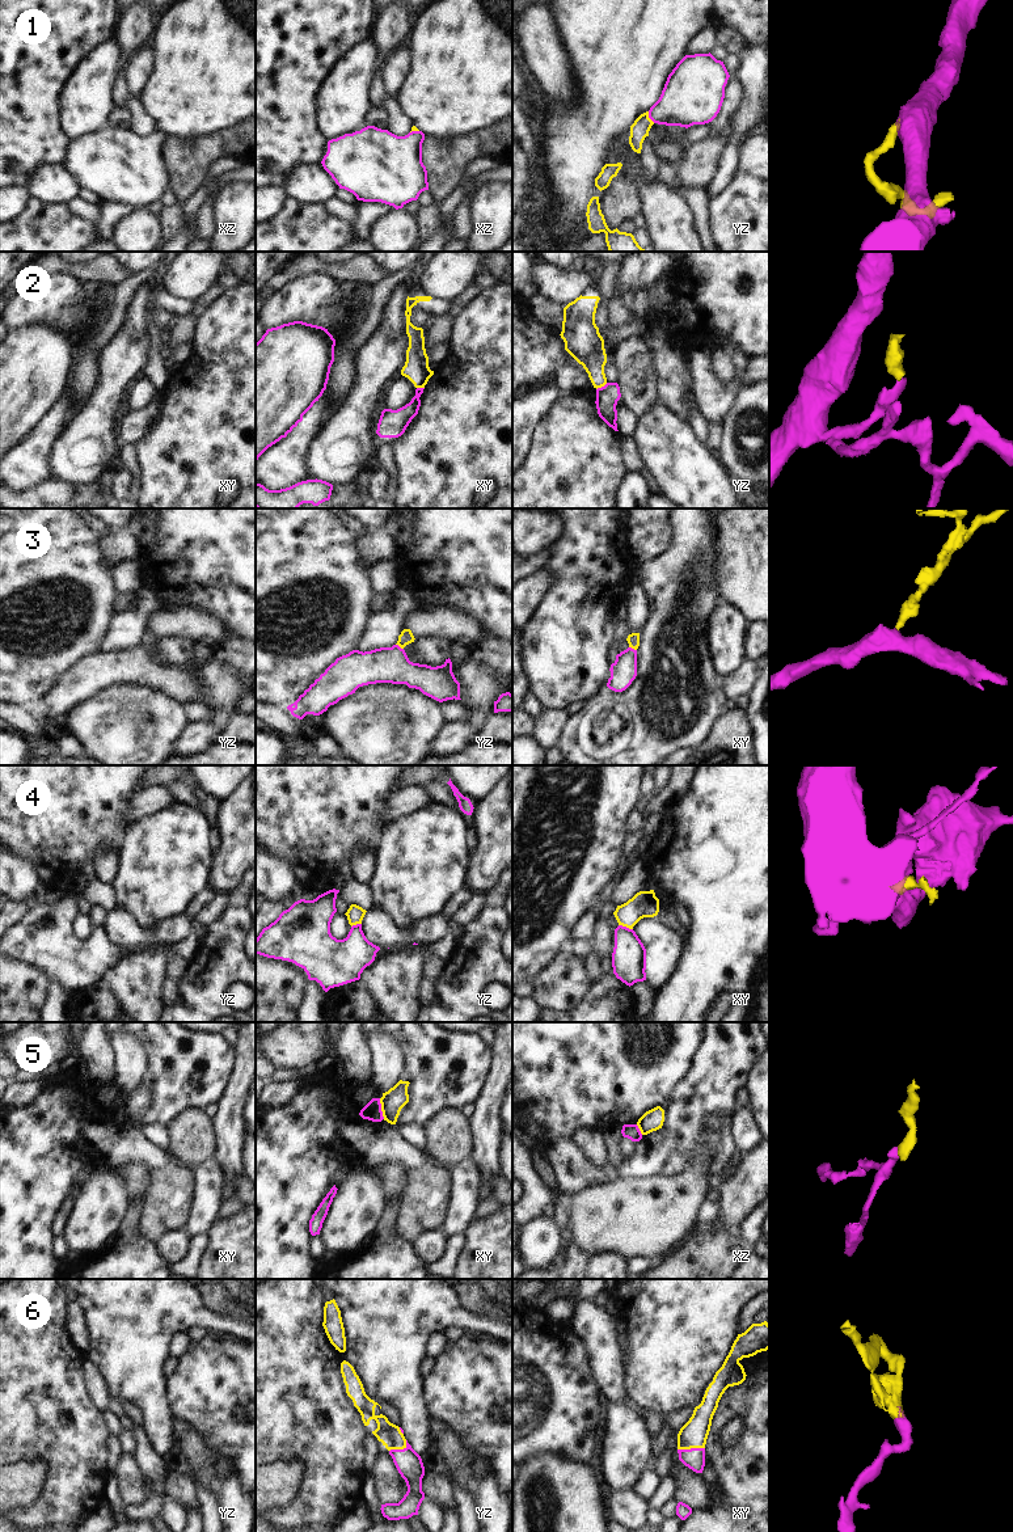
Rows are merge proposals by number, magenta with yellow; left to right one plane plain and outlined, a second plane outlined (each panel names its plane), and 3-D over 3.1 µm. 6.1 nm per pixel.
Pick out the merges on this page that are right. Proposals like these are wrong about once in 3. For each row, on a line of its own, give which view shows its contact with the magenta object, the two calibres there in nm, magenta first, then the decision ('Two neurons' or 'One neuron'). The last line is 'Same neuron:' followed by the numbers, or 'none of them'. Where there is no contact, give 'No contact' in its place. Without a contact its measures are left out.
1: Touches magenta in yz. Thickness 320 nm (magenta) against 110 nm. One neuron
2: Touches magenta in yz. Thickness 140 nm (magenta) against 200 nm. Two neurons
3: Touches magenta in yz. Thickness 220 nm (magenta) against 90 nm. One neuron
4: Touches magenta in xy. Thickness 200 nm (magenta) against 160 nm. Two neurons
5: Touches magenta in xy. Thickness 110 nm (magenta) against 140 nm. Two neurons
6: Touches magenta in xy. Thickness 130 nm (magenta) against 170 nm. One neuron
Same neuron: 1, 3, 6.

